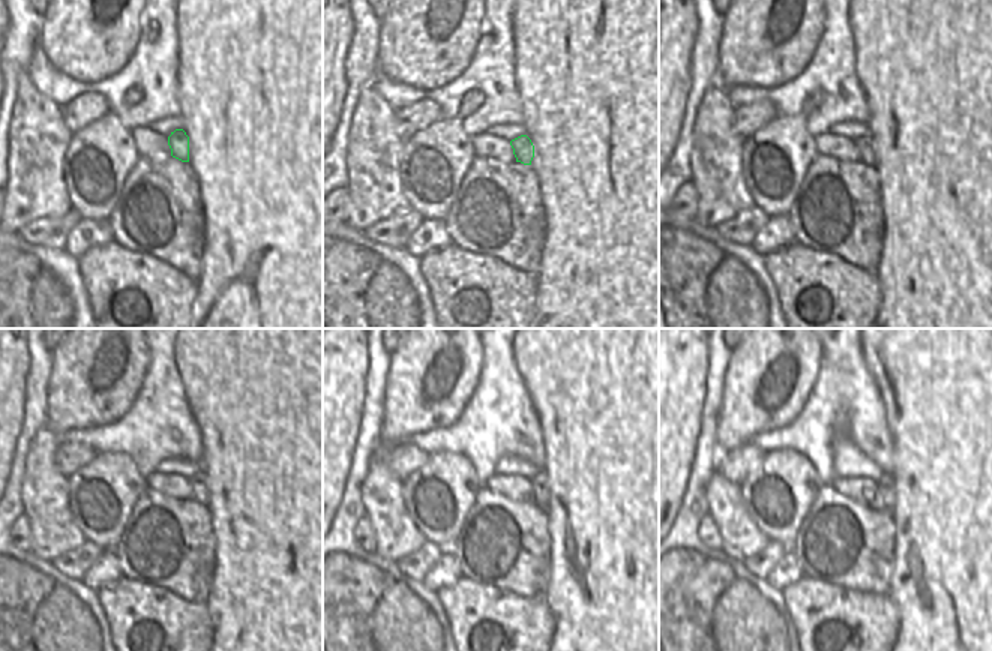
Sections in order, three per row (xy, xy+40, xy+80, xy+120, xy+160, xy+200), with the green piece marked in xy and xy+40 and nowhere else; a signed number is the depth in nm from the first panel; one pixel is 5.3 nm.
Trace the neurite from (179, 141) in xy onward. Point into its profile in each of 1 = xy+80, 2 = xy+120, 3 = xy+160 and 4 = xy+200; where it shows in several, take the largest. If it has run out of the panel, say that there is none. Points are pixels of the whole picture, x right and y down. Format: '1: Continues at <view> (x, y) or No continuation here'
1: Continues at xy+80 (866, 155)
2: Continues at xy+120 (198, 482)
3: Continues at xy+160 (539, 485)
4: Continues at xy+200 (886, 498)

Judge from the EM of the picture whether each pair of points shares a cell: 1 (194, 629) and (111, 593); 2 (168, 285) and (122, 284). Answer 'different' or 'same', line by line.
1: same
2: same

